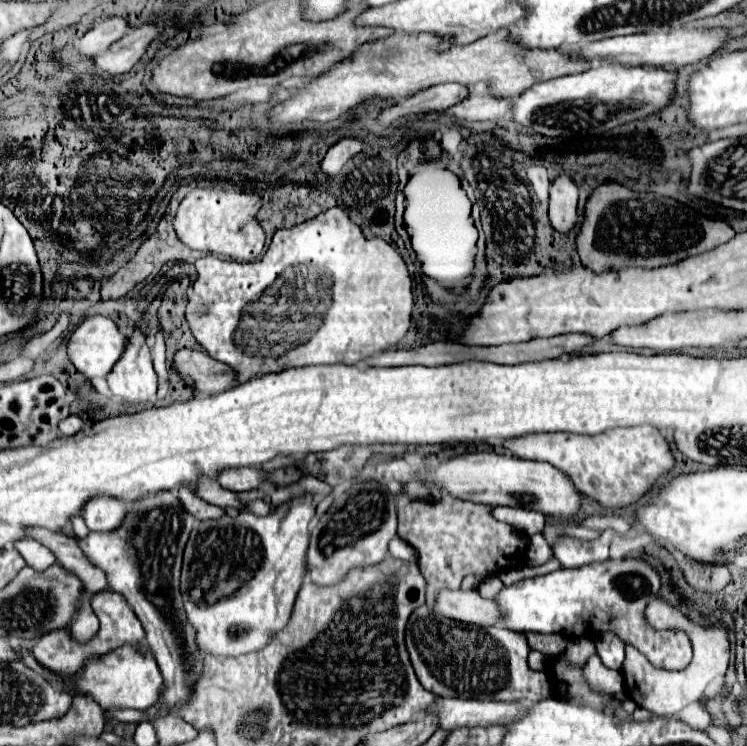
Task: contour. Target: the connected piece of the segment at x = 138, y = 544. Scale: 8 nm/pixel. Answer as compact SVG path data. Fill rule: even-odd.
M164 489L132 501L120 527L112 531L90 531L86 539L78 539L72 531L62 529L66 537L76 539L84 557L106 573L108 587L120 593L140 619L146 631L146 645L156 657L168 687L160 703L168 707L174 707L192 693L192 685L200 679L204 667L204 653L196 647L194 631L188 627L180 595L182 551L192 523L194 517L184 509L176 491Z

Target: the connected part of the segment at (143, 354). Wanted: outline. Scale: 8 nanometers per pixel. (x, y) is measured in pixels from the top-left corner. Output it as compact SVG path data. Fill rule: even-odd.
M136 327L128 337L120 361L108 375L108 385L114 395L128 403L144 403L156 395L156 373L152 367L146 335Z

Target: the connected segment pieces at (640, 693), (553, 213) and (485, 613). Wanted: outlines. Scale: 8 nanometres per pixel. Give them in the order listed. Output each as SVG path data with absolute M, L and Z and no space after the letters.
M664 599L652 601L646 607L646 617L654 627L684 627L692 639L694 657L686 669L666 671L666 669L652 667L652 663L636 647L626 645L626 659L624 659L622 671L620 671L624 677L624 693L632 701L636 701L636 705L652 711L654 715L678 715L686 705L700 701L704 697L706 689L710 687L710 683L724 681L724 673L726 673L728 661L730 661L728 629L724 625L724 621L718 621L714 625L700 625Z
M558 175L550 185L550 223L556 231L568 233L576 223L578 187L568 175Z
M442 591L434 611L462 623L502 625L502 611L496 601L480 597L478 591Z

